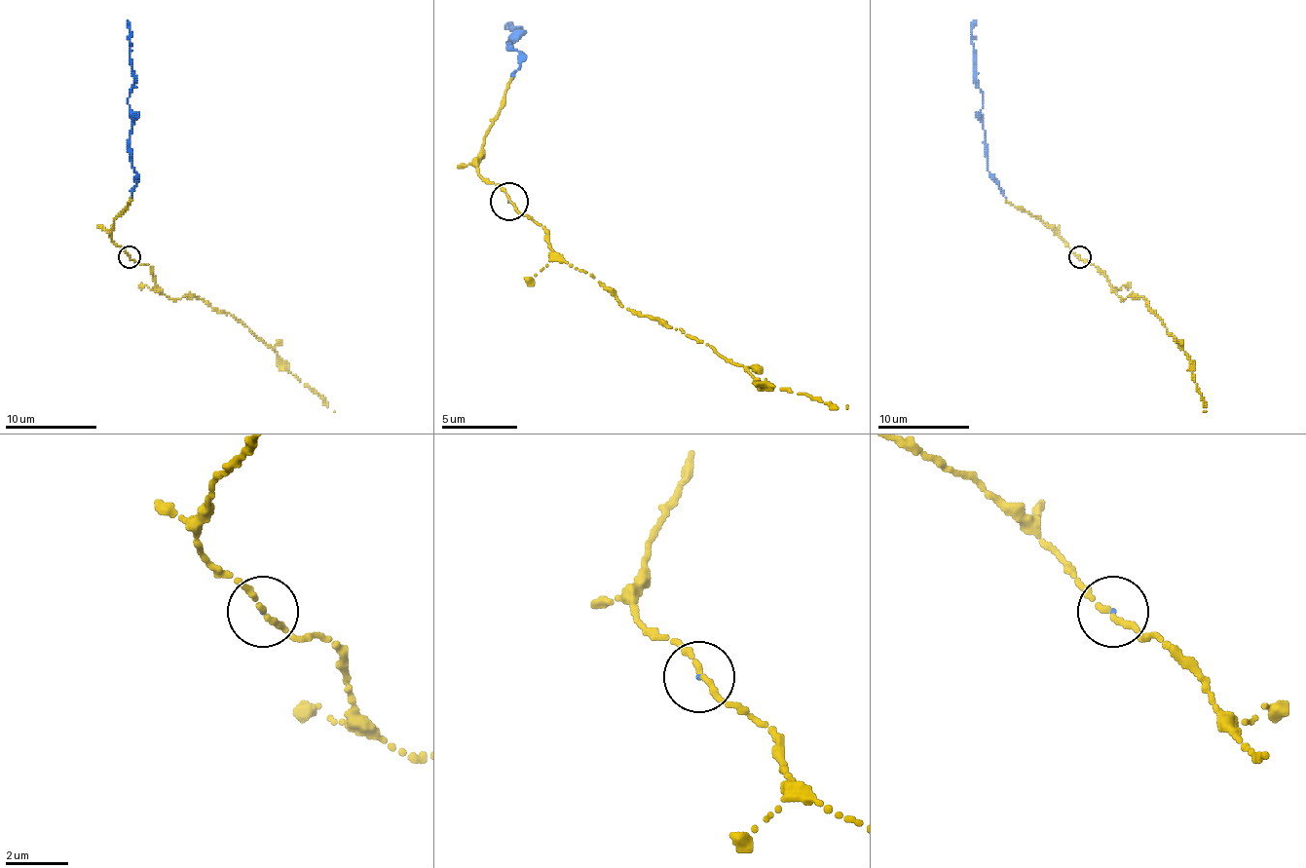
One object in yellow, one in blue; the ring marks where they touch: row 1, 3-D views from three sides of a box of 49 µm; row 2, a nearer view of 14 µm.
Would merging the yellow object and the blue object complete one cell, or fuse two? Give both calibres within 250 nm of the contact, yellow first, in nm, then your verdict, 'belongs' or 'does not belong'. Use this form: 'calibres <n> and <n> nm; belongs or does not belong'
calibres 180 and 50 nm; belongs

